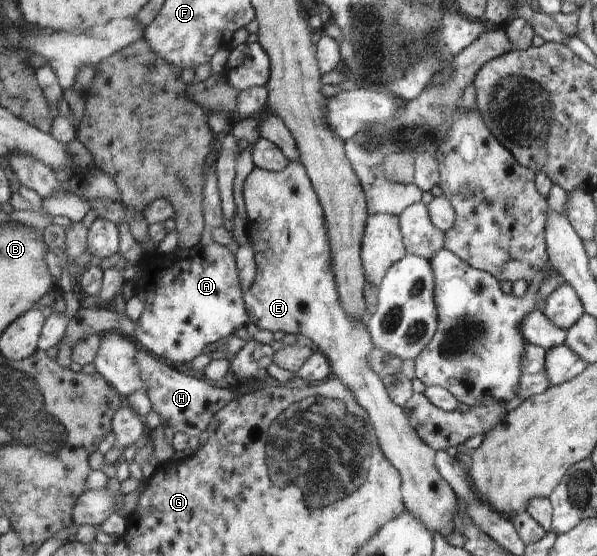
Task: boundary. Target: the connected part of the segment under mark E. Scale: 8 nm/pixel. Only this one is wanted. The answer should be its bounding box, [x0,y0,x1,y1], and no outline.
[243,160,457,537]

